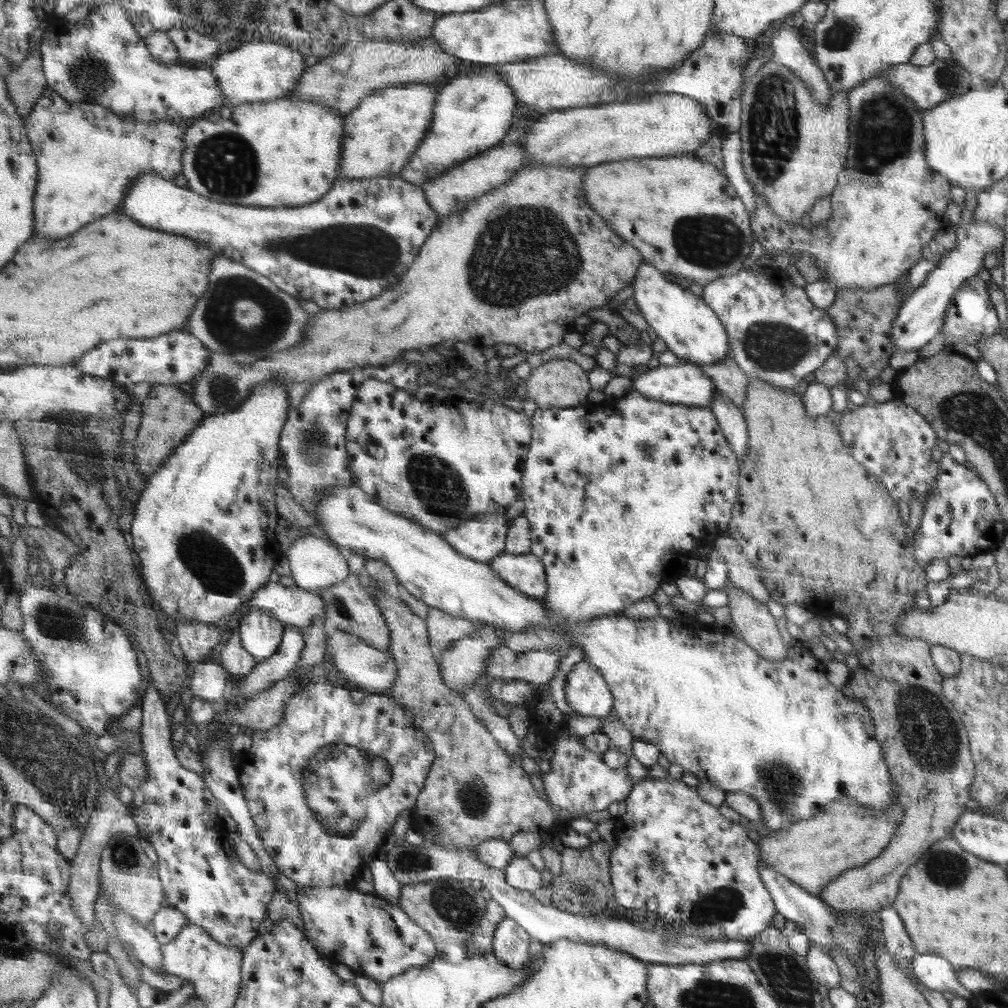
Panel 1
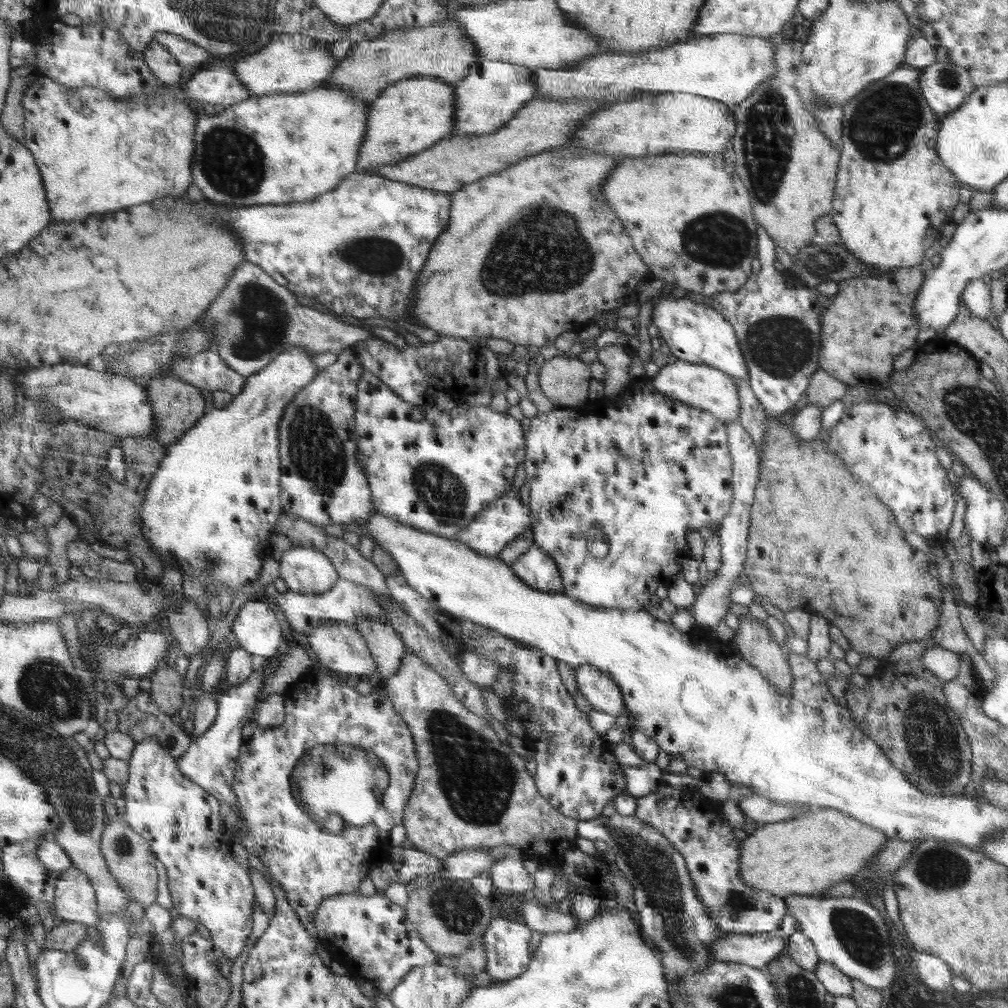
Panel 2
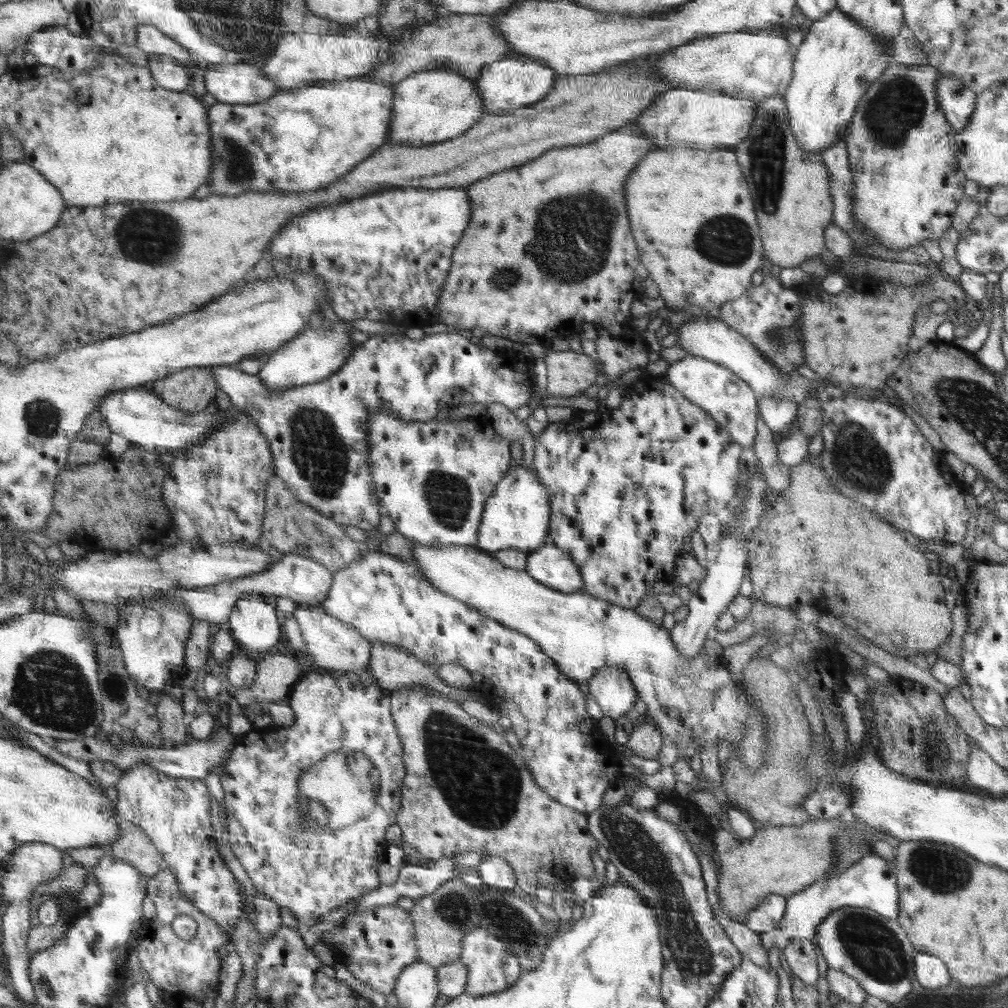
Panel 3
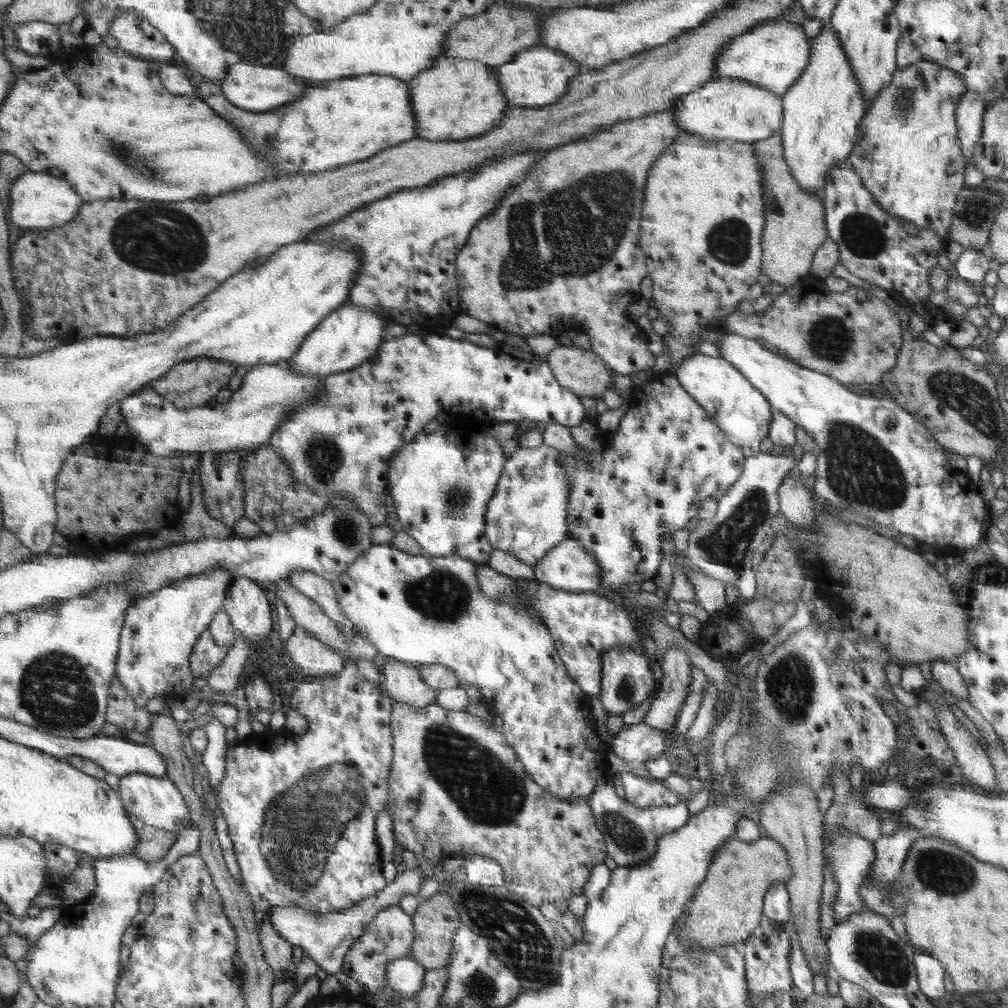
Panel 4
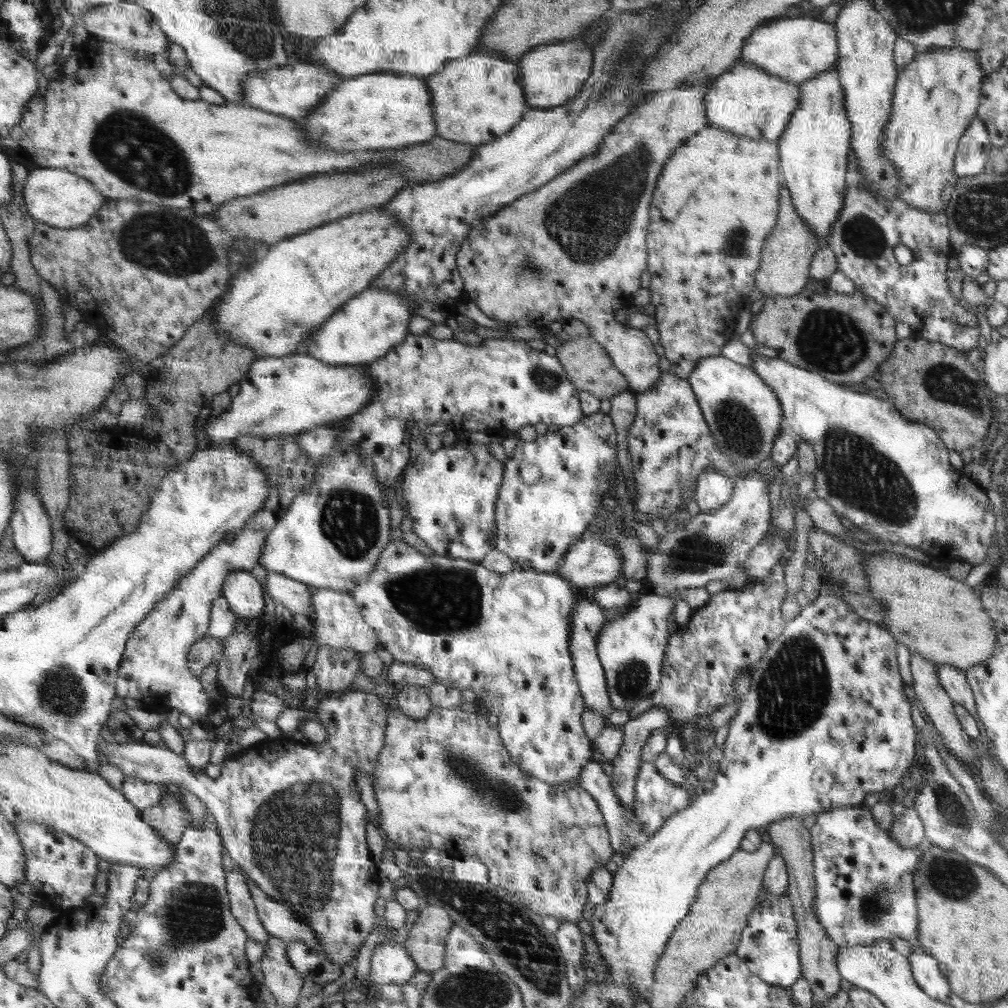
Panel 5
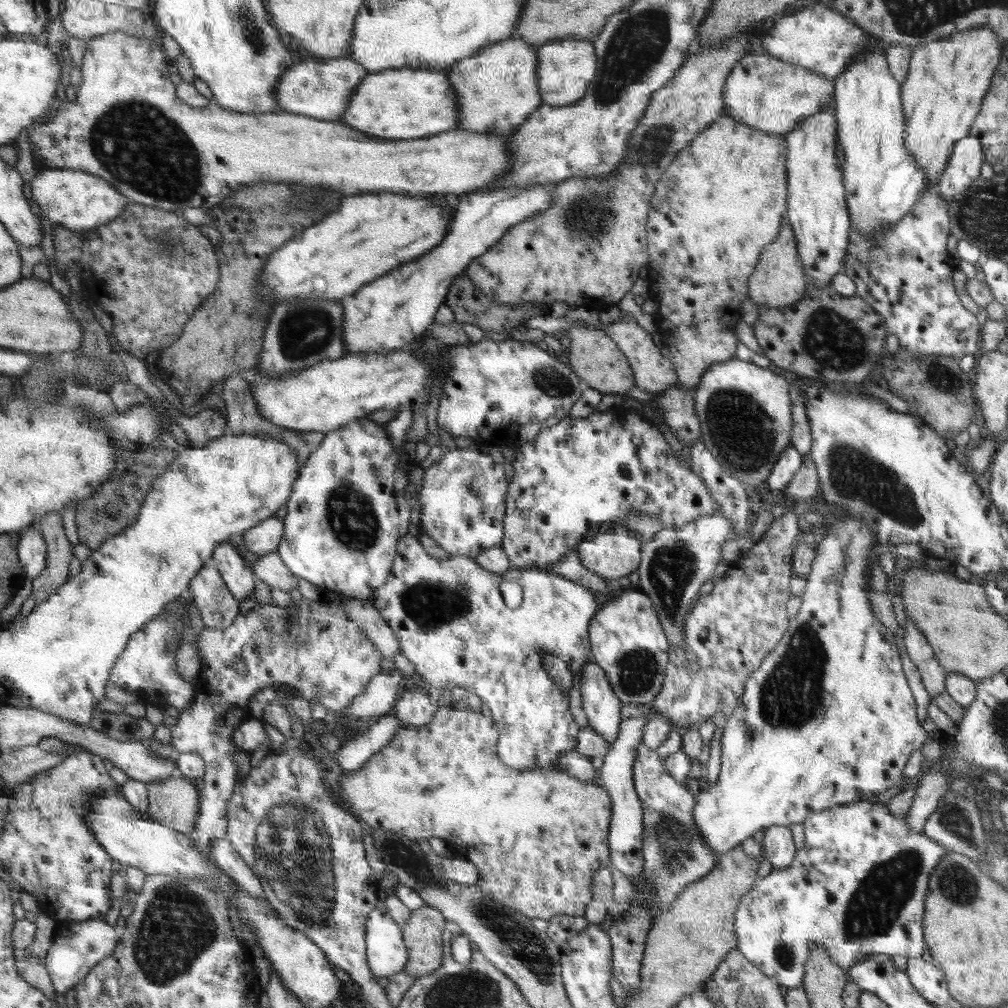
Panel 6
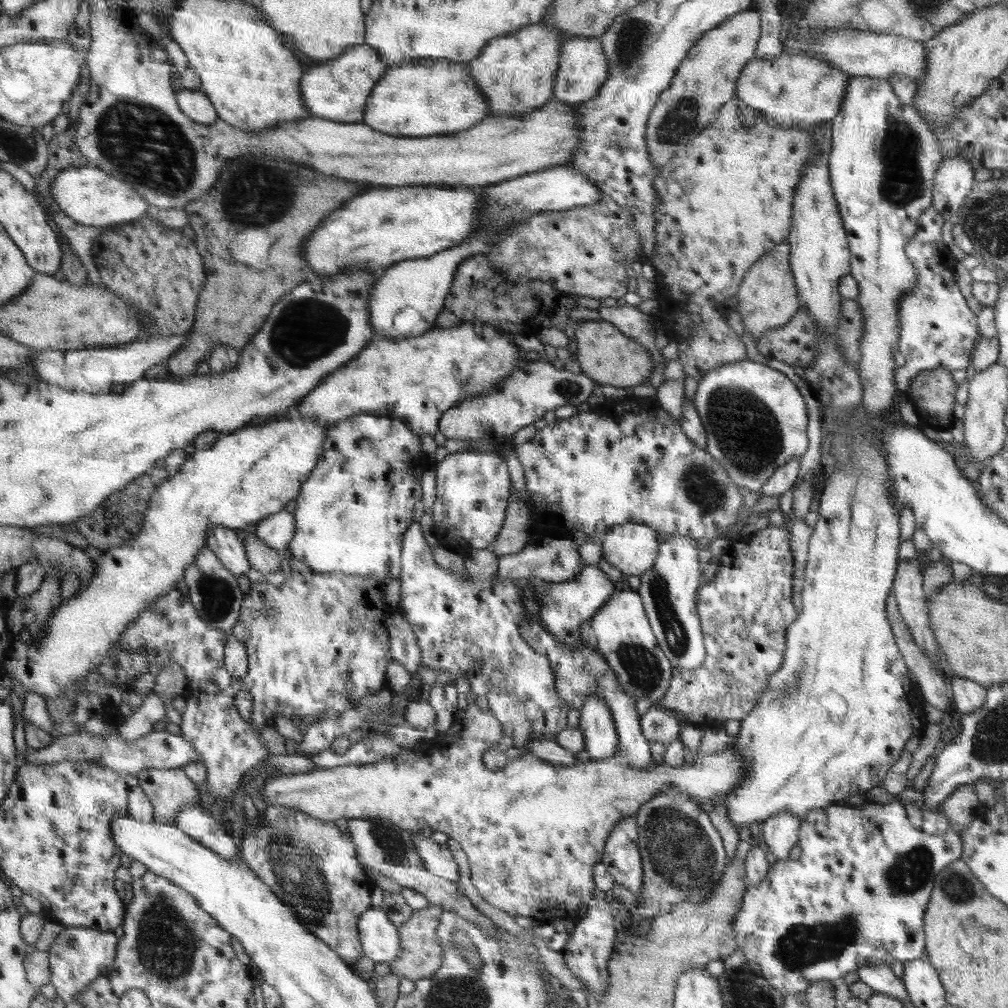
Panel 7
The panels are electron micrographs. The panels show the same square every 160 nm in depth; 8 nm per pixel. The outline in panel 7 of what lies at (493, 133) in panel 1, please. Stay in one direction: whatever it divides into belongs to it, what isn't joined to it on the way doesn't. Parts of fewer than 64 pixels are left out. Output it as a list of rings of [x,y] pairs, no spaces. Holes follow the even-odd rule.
[[[602,36],[595,38],[574,37],[567,40],[560,54],[556,88],[553,98],[576,106],[577,103],[592,101],[610,78],[609,63],[602,47]]]

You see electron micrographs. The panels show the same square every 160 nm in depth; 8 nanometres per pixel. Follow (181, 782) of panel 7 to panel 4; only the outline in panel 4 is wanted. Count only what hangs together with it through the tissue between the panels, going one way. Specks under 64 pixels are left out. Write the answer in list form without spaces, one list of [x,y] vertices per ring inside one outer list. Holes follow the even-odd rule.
[[[133,819],[132,825],[134,825],[134,831],[138,837],[133,854],[146,862],[152,863],[166,857],[166,853],[177,840],[176,832],[150,826]]]

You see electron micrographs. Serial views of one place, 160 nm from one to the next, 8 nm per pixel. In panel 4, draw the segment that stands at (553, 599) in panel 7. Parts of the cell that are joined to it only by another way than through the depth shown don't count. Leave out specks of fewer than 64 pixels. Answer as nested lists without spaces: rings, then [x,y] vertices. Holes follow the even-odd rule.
[[[391,543],[372,546],[368,552],[353,562],[350,569],[346,570],[346,574],[340,576],[340,580],[331,583],[343,615],[353,624],[360,637],[369,640],[376,647],[380,658],[391,658],[417,667],[426,664],[440,664],[452,669],[452,672],[458,677],[460,686],[464,688],[477,687],[483,696],[494,700],[492,704],[497,704],[495,714],[502,717],[502,734],[505,734],[509,745],[514,746],[519,761],[526,767],[526,772],[530,774],[534,782],[545,787],[550,794],[556,795],[558,798],[589,800],[591,794],[597,788],[597,782],[605,777],[610,770],[606,762],[606,754],[609,752],[608,743],[602,740],[595,731],[592,724],[592,721],[594,721],[594,718],[592,718],[593,712],[590,710],[588,696],[586,694],[582,696],[582,690],[568,674],[564,660],[558,657],[557,648],[554,646],[554,641],[546,628],[544,618],[541,618],[540,611],[535,610],[529,604],[531,598],[527,598],[525,594],[521,598],[511,598],[511,600],[490,598],[481,590],[480,579],[477,578],[477,565],[469,558],[458,555],[430,557],[427,554],[406,554],[406,552],[398,550]]]

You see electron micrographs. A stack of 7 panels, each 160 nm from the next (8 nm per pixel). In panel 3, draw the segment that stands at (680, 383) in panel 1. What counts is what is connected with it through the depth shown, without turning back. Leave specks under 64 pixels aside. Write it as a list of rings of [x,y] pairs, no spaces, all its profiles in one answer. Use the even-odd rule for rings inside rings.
[[[689,355],[670,365],[666,378],[672,387],[682,392],[682,397],[708,411],[721,427],[729,431],[738,445],[742,448],[754,448],[756,420],[758,414],[761,414],[760,398],[757,392],[729,367],[708,358]]]

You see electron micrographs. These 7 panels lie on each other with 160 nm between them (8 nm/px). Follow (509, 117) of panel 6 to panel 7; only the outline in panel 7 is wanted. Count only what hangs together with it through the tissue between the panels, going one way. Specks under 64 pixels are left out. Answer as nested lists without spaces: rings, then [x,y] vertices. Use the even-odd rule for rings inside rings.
[[[540,22],[523,26],[518,33],[491,41],[480,56],[468,61],[467,65],[472,67],[472,77],[488,99],[488,116],[530,114],[552,100],[560,54],[566,41],[562,30]]]

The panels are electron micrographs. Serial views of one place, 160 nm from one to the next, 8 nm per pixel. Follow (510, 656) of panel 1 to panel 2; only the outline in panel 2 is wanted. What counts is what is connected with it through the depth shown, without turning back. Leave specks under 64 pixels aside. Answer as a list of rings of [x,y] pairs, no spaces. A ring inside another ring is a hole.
[[[466,651],[461,656],[462,663],[458,665],[458,668],[475,685],[479,687],[491,686],[498,678],[501,669],[498,668],[498,664],[494,660],[486,660],[482,655],[474,651]]]

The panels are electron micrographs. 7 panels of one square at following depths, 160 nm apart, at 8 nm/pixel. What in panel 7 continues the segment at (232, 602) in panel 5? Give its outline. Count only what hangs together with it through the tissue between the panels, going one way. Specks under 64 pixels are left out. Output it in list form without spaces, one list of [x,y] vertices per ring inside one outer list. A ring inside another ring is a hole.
[[[226,526],[210,527],[205,546],[208,547],[222,564],[236,577],[246,575],[250,570],[241,533]]]

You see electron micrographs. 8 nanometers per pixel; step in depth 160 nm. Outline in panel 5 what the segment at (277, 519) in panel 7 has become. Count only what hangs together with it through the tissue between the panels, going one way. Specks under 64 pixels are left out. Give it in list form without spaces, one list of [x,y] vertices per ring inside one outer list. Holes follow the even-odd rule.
[[[244,528],[236,533],[233,542],[220,542],[154,606],[128,638],[116,682],[118,697],[131,696],[138,700],[140,707],[152,712],[166,712],[166,708],[172,708],[196,721],[209,718],[212,700],[204,693],[199,677],[188,670],[188,653],[197,640],[206,636],[213,600],[222,595],[223,580],[228,574],[235,569],[257,571],[257,560],[267,535],[264,530]]]

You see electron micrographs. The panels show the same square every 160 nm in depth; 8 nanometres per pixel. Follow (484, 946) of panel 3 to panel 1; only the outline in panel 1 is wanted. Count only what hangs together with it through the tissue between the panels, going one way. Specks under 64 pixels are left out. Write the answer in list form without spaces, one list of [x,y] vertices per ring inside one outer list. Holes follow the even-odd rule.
[[[505,916],[494,932],[493,953],[506,966],[518,970],[529,960],[530,940],[515,920]]]

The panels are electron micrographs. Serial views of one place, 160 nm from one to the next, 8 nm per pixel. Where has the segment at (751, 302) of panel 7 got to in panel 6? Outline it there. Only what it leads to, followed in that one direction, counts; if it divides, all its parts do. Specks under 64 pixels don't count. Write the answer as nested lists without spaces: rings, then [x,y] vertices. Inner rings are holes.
[[[784,221],[781,226],[780,236],[777,240],[762,249],[760,264],[754,270],[749,282],[750,298],[760,308],[784,309],[794,305],[806,292],[805,267],[802,266],[800,251],[797,249],[797,237],[793,233],[793,227]]]

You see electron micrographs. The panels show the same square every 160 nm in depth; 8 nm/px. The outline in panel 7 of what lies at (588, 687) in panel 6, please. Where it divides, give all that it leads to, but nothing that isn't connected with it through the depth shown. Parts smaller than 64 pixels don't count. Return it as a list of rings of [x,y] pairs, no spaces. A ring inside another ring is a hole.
[[[596,693],[581,706],[578,730],[584,735],[585,750],[592,759],[614,757],[620,749],[613,713]]]

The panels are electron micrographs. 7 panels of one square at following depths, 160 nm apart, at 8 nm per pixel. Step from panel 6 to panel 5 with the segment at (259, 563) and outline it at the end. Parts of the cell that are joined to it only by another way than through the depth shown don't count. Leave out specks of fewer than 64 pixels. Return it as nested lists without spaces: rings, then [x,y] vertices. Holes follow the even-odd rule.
[[[273,570],[262,574],[266,581],[267,593],[270,594],[274,602],[281,602],[293,613],[297,612],[310,618],[313,614],[313,605],[306,584]]]

